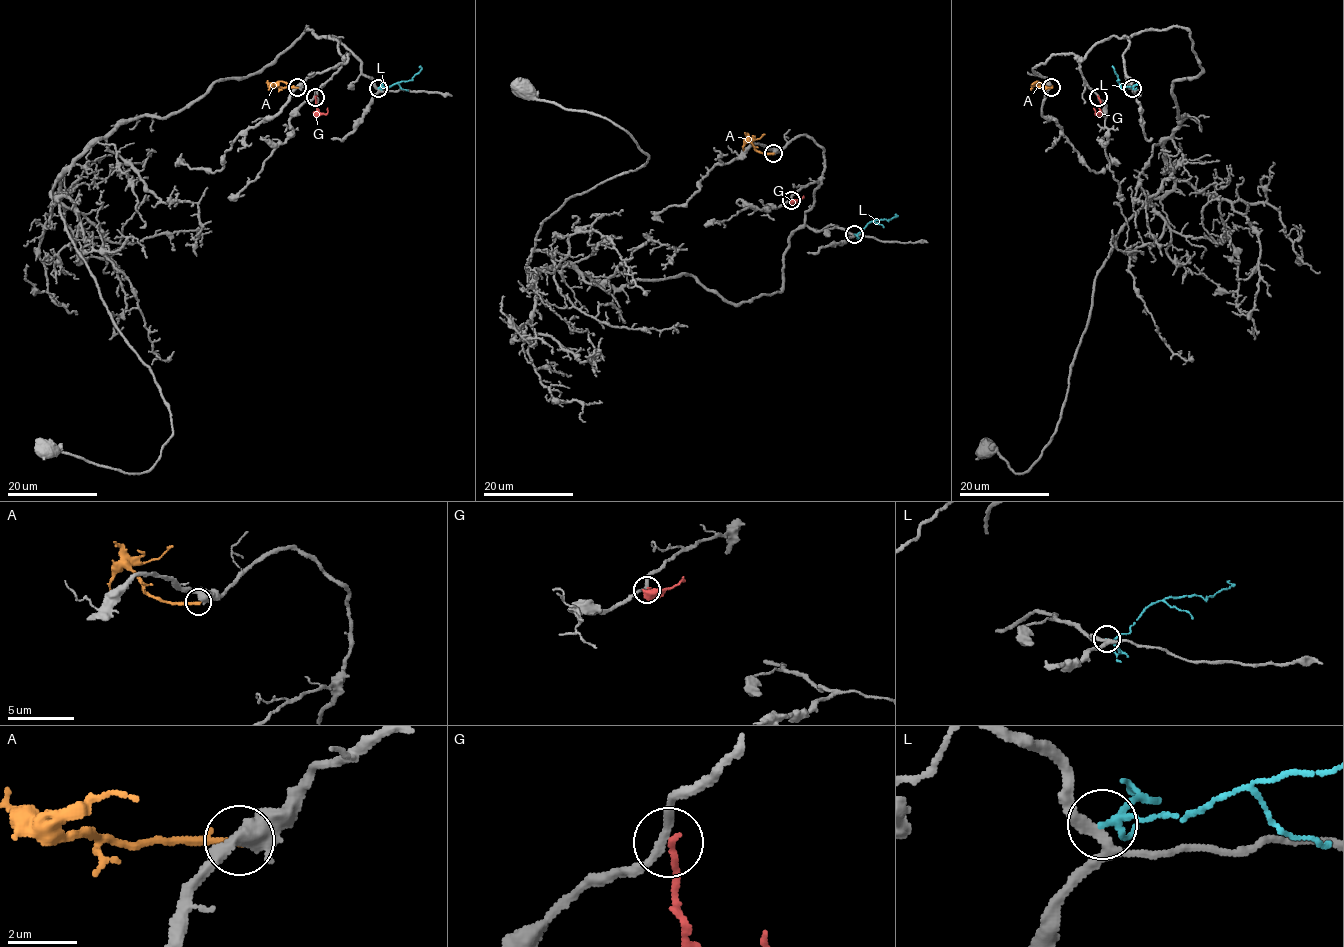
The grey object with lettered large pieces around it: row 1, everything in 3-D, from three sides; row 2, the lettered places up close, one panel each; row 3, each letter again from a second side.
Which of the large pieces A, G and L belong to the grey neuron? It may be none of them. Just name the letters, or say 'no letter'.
no letter

